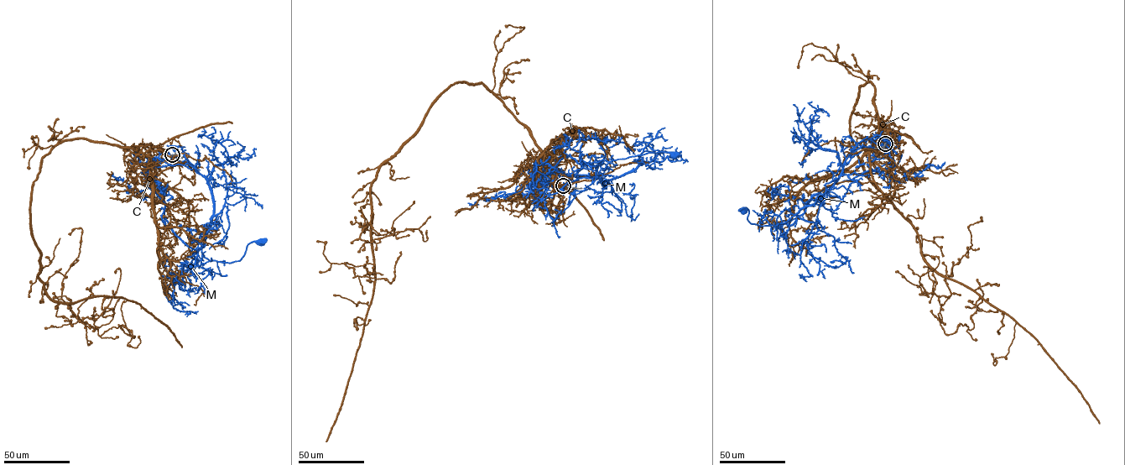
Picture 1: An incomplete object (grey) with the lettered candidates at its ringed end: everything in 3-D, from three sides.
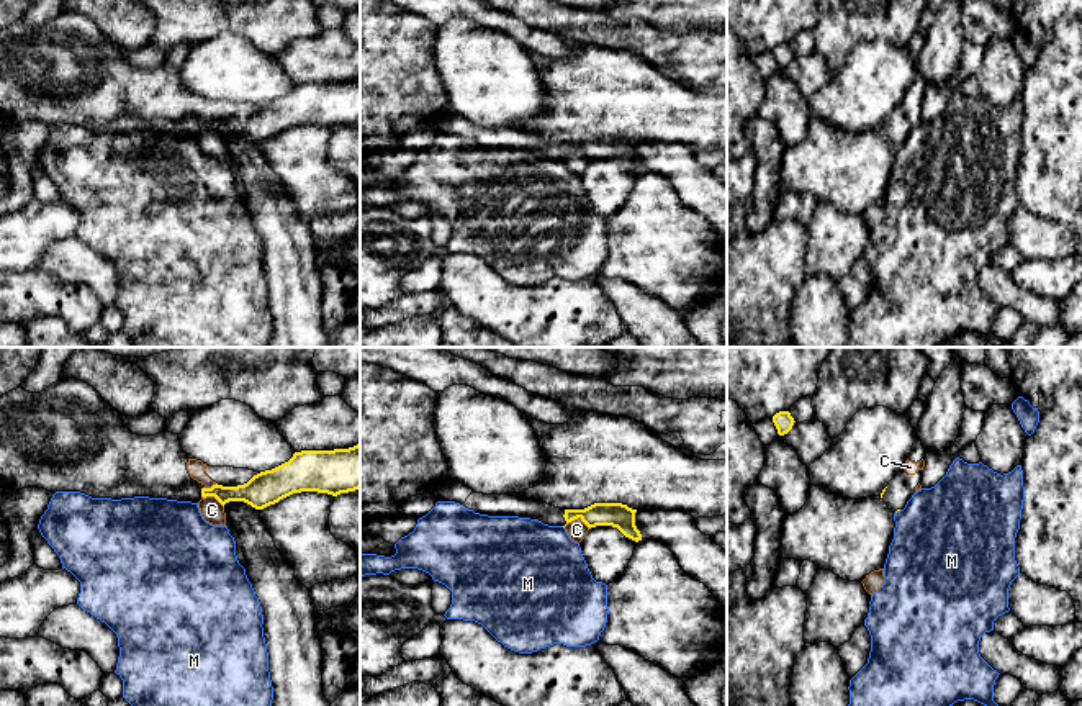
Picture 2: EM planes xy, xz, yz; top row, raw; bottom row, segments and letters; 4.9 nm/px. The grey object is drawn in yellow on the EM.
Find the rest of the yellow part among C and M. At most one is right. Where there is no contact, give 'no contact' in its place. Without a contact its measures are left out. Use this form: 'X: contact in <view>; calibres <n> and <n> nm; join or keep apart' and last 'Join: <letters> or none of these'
C: contact in xz; calibres 120 and 100 nm; keep apart
M: contact in yz; calibres 20 and 460 nm; keep apart
Join: none of these

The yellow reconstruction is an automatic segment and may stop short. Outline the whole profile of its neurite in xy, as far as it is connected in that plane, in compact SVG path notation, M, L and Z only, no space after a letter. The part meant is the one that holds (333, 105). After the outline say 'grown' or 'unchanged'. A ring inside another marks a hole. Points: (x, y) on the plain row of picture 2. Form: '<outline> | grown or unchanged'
M64 10L41 26L20 20L0 29L2 121L38 120L52 126L80 124L92 131L149 129L192 136L214 129L223 139L244 134L255 143L293 126L318 124L337 129L360 121L360 77L349 82L295 85L288 95L237 120L216 116L206 121L190 110L187 95L188 88L182 84L178 67L133 67L123 57L123 49L82 13Z | grown

